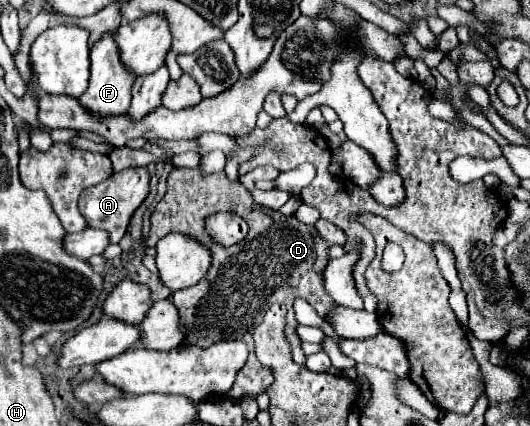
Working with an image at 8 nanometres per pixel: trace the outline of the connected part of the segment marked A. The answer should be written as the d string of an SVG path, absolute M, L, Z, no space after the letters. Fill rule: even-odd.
M128 168L128 170L116 172L112 178L104 180L92 188L86 188L80 194L78 208L90 228L106 230L110 236L110 244L116 244L124 236L134 210L144 202L146 194L148 194L148 184L150 184L150 176L144 168Z

